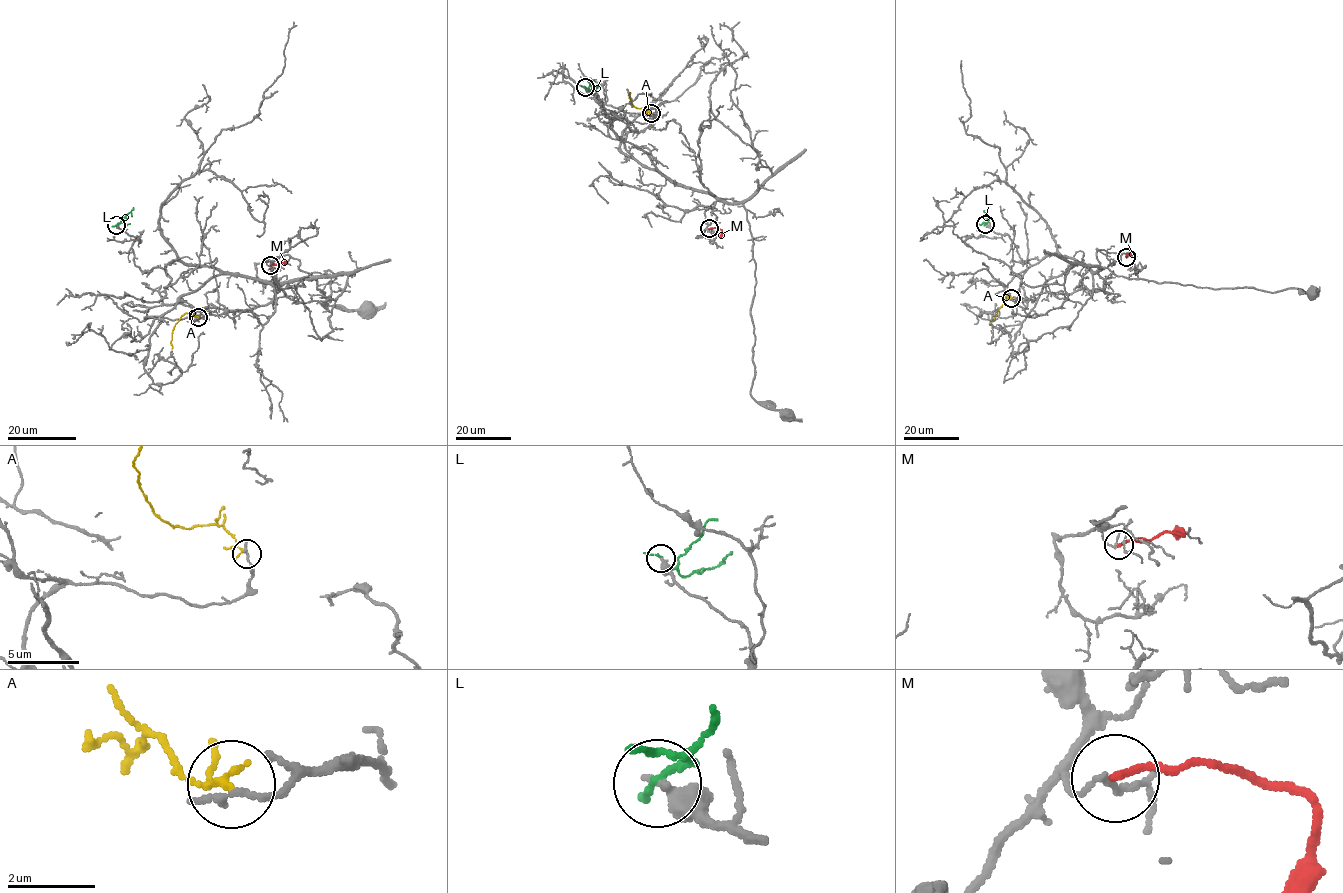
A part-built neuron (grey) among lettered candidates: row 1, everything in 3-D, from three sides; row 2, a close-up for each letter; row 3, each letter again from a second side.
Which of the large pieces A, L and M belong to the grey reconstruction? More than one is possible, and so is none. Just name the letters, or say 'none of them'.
none of them

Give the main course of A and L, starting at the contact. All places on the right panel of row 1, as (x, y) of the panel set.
A: (1011, 298), (1005, 295), (1006, 299), (990, 323)
L: (985, 224), (988, 216), (983, 210)

